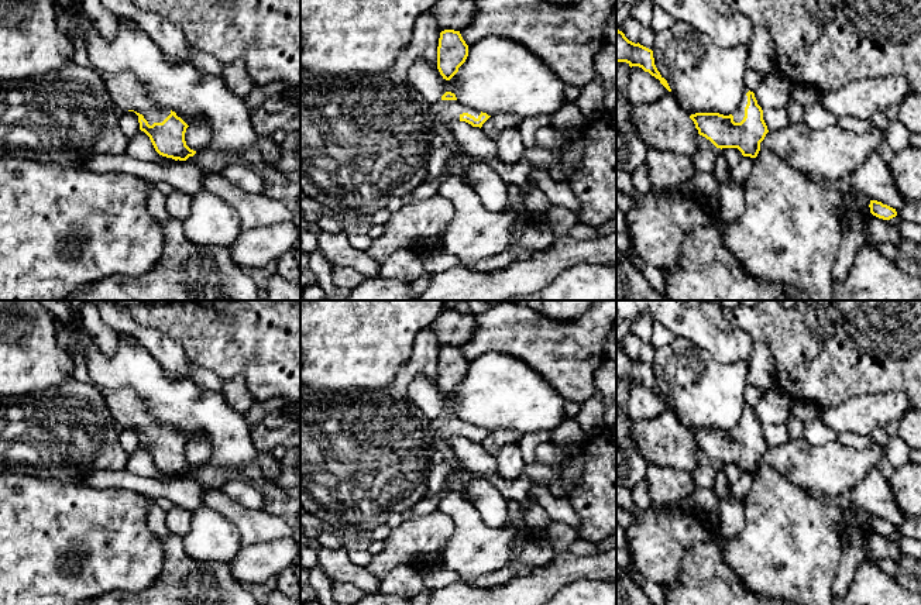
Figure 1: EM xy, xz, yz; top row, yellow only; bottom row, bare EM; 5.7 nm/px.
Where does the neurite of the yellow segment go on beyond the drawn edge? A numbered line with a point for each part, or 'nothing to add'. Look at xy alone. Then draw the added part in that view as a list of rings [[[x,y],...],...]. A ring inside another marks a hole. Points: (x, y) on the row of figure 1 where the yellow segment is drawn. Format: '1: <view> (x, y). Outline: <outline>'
1: xy (129, 93). Outline: [[[123,71],[104,78],[106,87],[116,103],[116,107],[126,111],[134,110],[144,116],[150,126],[162,123],[171,111],[154,103],[147,87],[133,72]]]

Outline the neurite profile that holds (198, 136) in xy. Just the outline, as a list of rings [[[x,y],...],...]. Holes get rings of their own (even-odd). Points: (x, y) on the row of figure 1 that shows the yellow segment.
[[[196,121],[186,128],[185,141],[190,149],[199,151],[207,147],[210,141],[210,128],[207,128],[205,123]]]

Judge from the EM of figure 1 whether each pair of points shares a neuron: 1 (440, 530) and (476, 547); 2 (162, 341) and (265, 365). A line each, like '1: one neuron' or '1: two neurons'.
1: two neurons
2: two neurons

